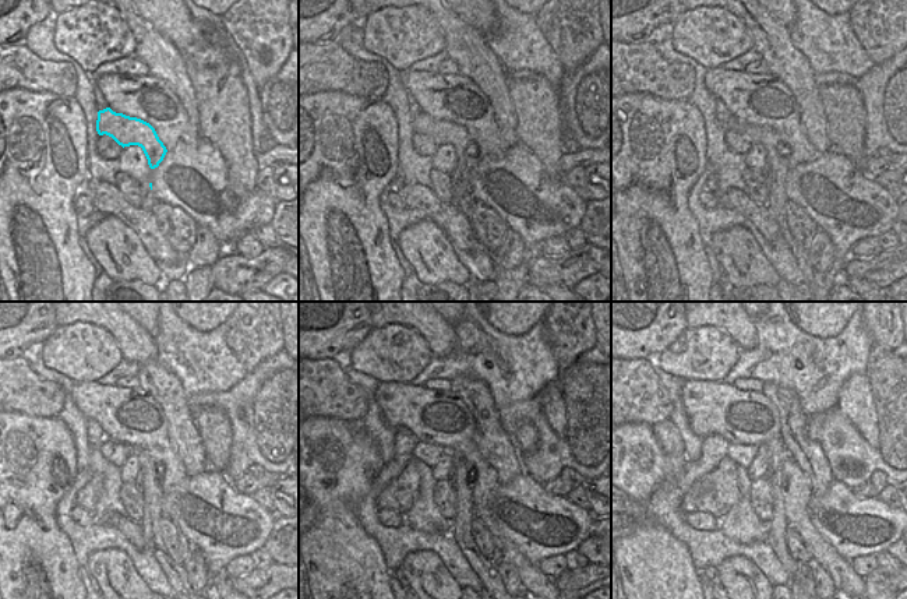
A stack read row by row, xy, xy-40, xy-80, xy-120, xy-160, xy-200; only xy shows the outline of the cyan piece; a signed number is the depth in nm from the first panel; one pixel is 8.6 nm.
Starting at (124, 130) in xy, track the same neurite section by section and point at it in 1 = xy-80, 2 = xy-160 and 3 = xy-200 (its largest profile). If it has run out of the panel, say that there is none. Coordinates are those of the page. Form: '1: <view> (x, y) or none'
1: xy-80 (777, 151)
2: xy-160 (461, 479)
3: xy-200 (776, 528)

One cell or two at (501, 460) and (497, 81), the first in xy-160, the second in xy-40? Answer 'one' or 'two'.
one

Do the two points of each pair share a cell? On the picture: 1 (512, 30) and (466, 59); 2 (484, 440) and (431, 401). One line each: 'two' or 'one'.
1: two
2: two

